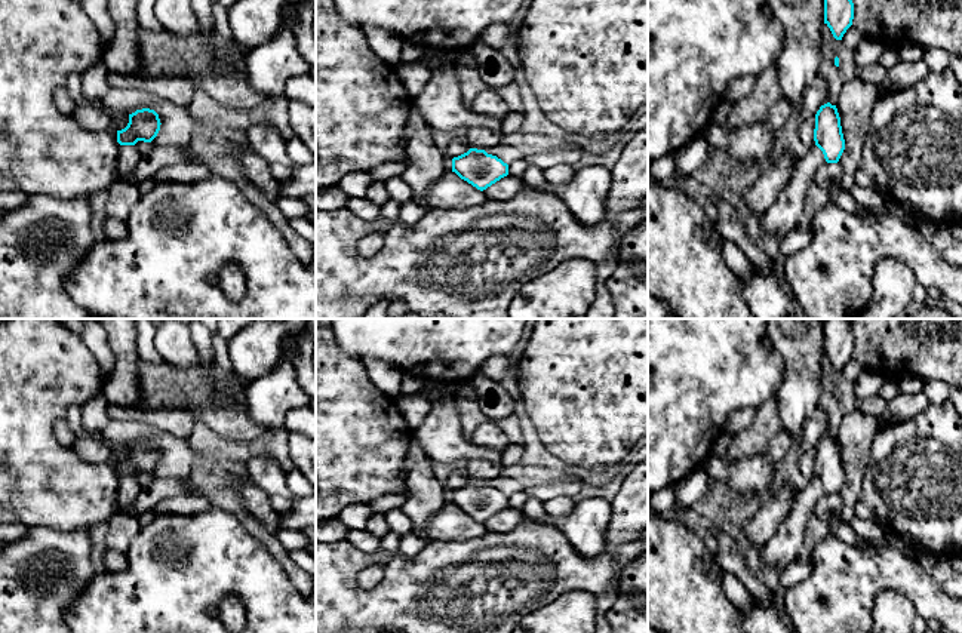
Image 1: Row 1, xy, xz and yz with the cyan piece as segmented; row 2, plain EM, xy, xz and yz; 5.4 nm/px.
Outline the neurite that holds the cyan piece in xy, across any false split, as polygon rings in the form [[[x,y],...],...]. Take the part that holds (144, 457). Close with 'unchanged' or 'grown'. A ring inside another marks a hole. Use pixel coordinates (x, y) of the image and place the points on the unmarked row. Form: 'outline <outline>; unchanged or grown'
outline [[[142,440],[129,446],[129,455],[117,463],[119,480],[117,510],[123,513],[139,495],[141,486],[133,479],[138,473],[151,474],[160,463],[160,451],[154,442]]]; grown

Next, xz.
outline [[[470,480],[452,491],[452,504],[483,523],[508,507],[508,497],[485,482]]]; unchanged

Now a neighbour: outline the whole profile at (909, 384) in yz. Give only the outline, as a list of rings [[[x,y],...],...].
[[[904,377],[898,382],[900,393],[915,394],[922,391],[923,381],[918,377]]]

